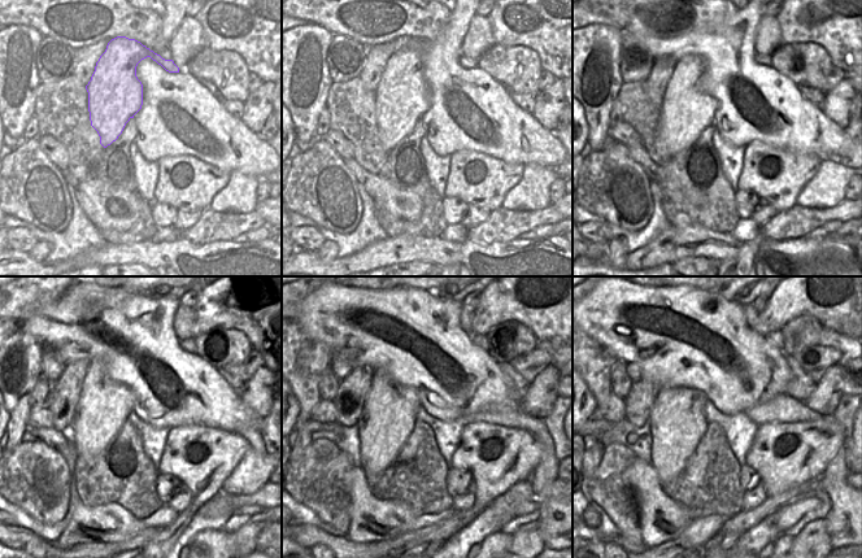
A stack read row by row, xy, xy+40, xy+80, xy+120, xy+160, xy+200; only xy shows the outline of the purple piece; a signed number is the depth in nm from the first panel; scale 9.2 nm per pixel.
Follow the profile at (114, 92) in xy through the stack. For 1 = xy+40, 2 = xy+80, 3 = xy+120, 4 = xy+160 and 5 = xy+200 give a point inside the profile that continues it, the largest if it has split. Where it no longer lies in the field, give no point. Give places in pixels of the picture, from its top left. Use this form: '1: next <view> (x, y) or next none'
1: next xy+40 (401, 97)
2: next xy+80 (687, 109)
3: next xy+120 (104, 405)
4: next xy+160 (388, 417)
5: next xy+200 (678, 422)

